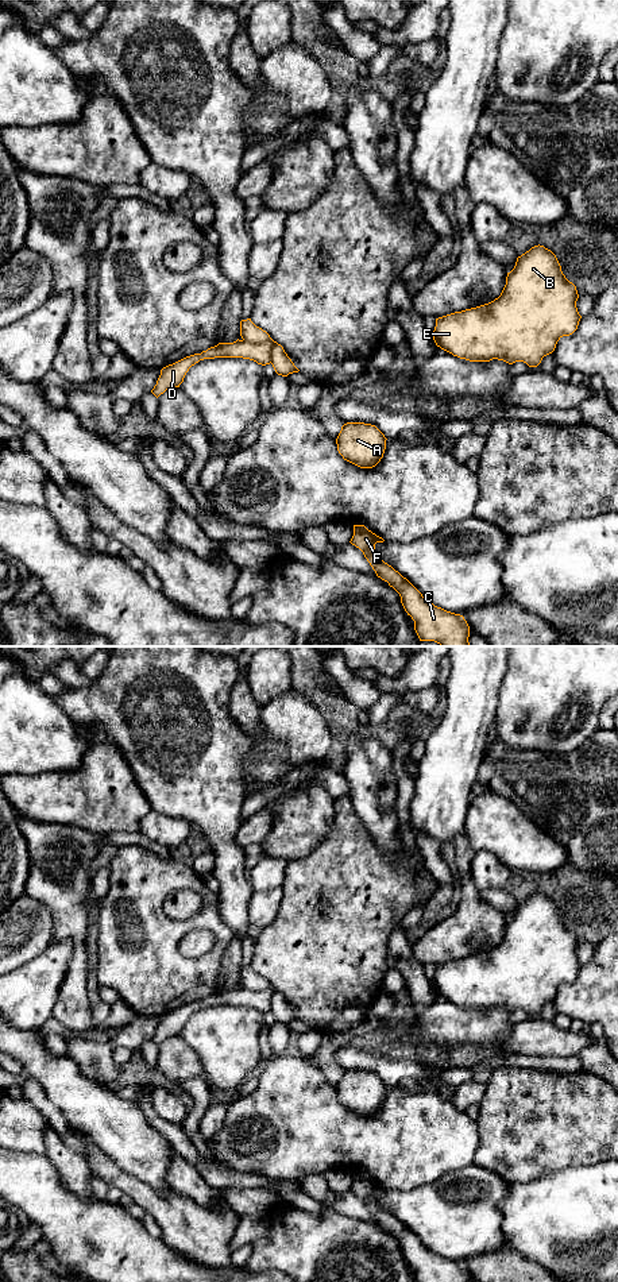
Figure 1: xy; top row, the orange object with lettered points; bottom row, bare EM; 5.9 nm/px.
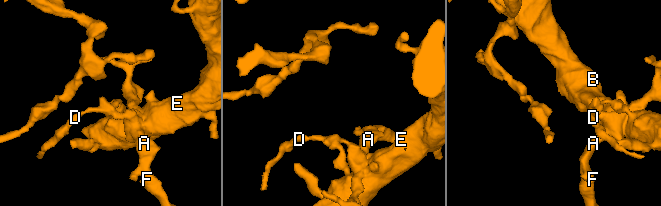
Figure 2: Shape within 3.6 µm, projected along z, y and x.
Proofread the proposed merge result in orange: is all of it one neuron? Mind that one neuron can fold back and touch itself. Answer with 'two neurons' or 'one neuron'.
two neurons

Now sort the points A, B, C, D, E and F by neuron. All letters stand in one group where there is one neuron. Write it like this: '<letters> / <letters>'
A C F / B D E

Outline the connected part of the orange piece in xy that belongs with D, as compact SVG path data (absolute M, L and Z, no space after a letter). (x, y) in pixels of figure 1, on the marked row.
M237 339L233 343L219 343L217 345L210 347L201 354L186 356L161 370L161 375L151 393L158 398L166 390L179 387L192 366L200 360L215 358L243 358L266 366L273 360L271 341L255 343Z

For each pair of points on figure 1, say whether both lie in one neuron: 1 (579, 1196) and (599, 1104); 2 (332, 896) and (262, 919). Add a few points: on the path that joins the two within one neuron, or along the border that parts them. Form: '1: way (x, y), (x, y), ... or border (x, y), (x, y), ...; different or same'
1: border (603, 1161), (595, 1165), (576, 1165), (555, 1172); different
2: border (281, 885), (281, 904), (277, 915), (254, 937); different

